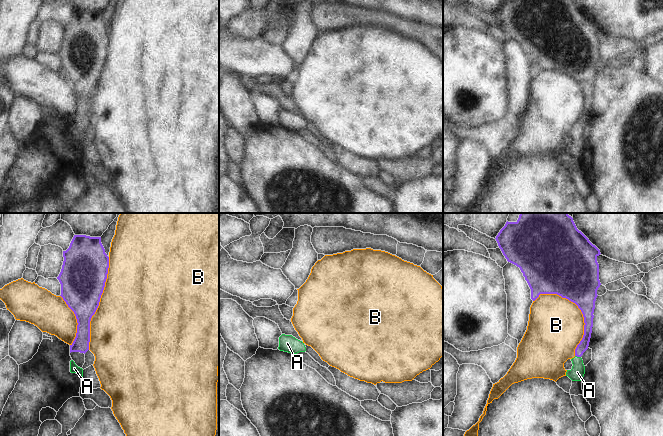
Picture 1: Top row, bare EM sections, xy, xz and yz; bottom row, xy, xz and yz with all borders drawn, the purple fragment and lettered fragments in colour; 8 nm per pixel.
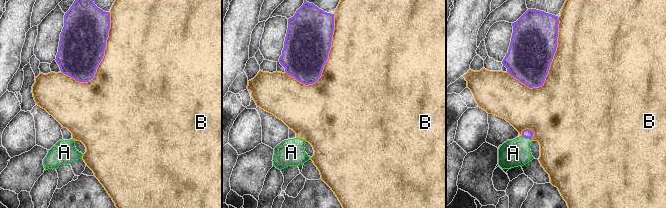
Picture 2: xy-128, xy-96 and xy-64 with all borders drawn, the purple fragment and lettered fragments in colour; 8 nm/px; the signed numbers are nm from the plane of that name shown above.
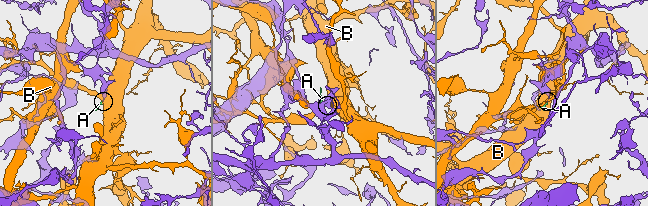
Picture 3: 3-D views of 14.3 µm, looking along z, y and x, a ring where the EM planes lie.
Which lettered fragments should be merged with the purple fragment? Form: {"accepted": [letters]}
{"accepted": ["A"]}

